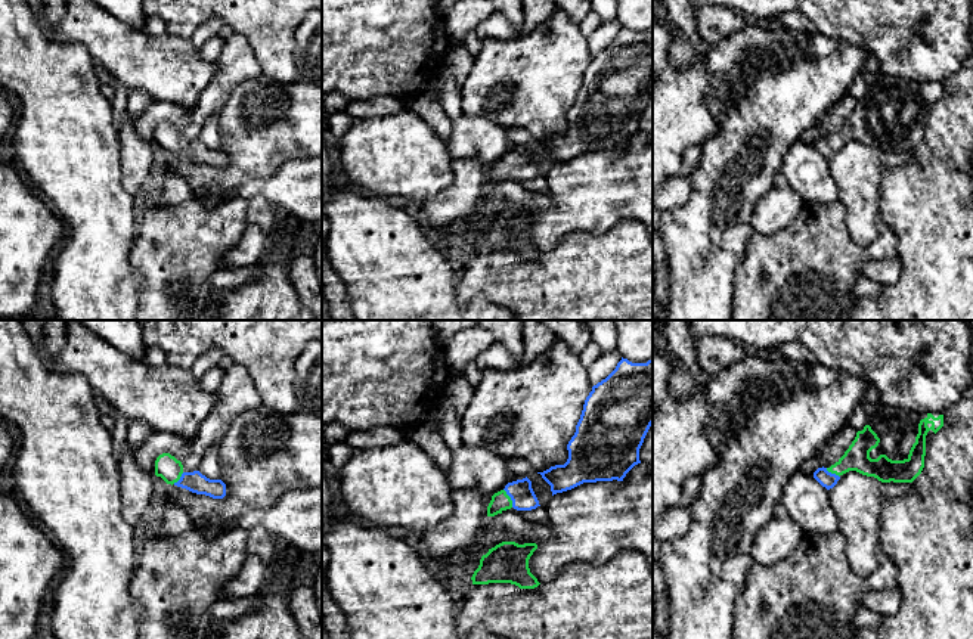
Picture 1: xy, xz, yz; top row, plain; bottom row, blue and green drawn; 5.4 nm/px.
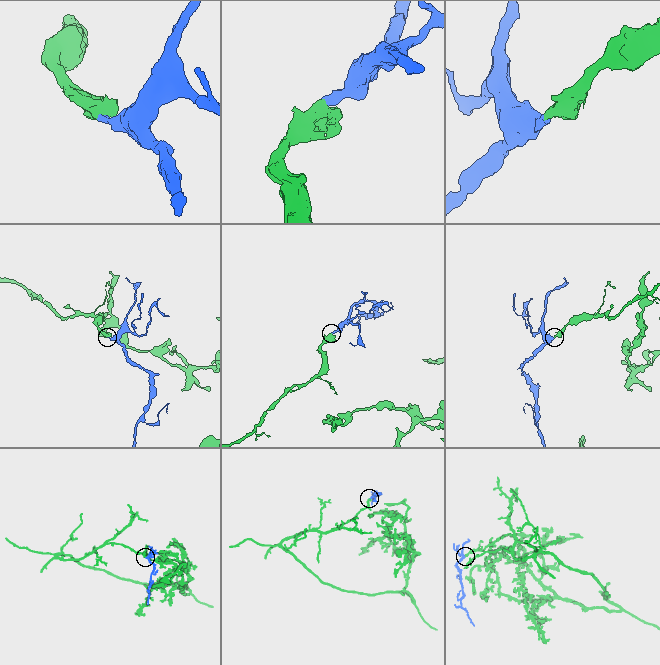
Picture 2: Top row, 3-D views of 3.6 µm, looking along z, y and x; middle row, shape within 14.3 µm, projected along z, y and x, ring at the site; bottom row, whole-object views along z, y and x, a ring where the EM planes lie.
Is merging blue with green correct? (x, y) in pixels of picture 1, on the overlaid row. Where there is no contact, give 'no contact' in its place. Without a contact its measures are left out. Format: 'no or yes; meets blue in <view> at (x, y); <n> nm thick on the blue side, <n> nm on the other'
yes; meets blue in xz at (510, 496); 130 nm thick on the blue side, 100 nm on the other

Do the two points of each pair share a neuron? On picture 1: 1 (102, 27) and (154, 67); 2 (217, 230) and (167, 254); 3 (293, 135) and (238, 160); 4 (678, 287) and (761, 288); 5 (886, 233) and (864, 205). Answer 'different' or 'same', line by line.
1: same
2: same
3: same
4: different
5: different

